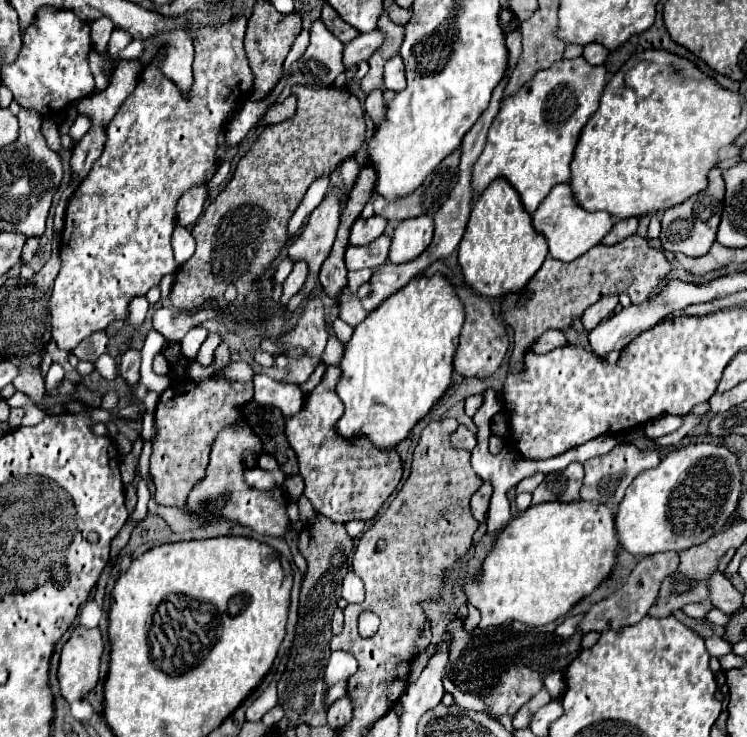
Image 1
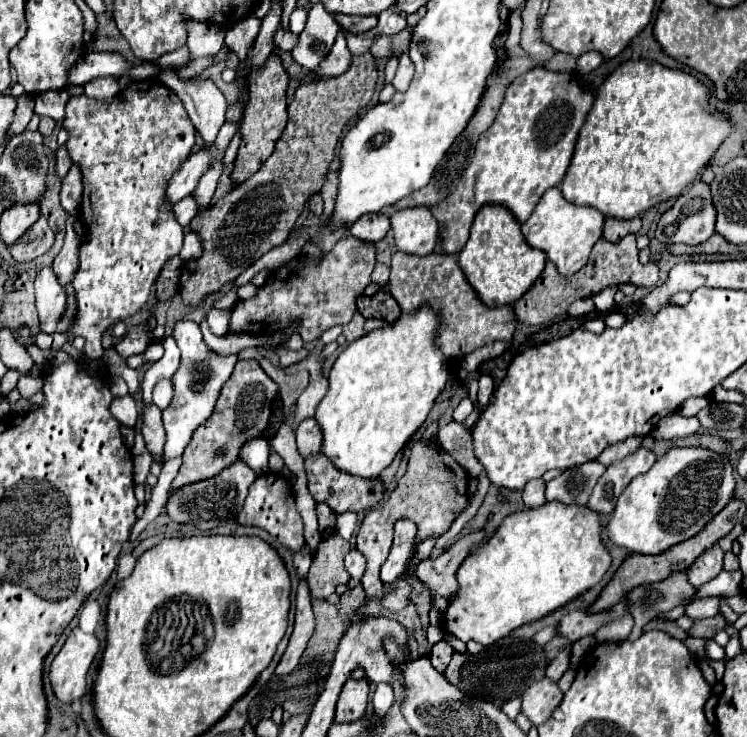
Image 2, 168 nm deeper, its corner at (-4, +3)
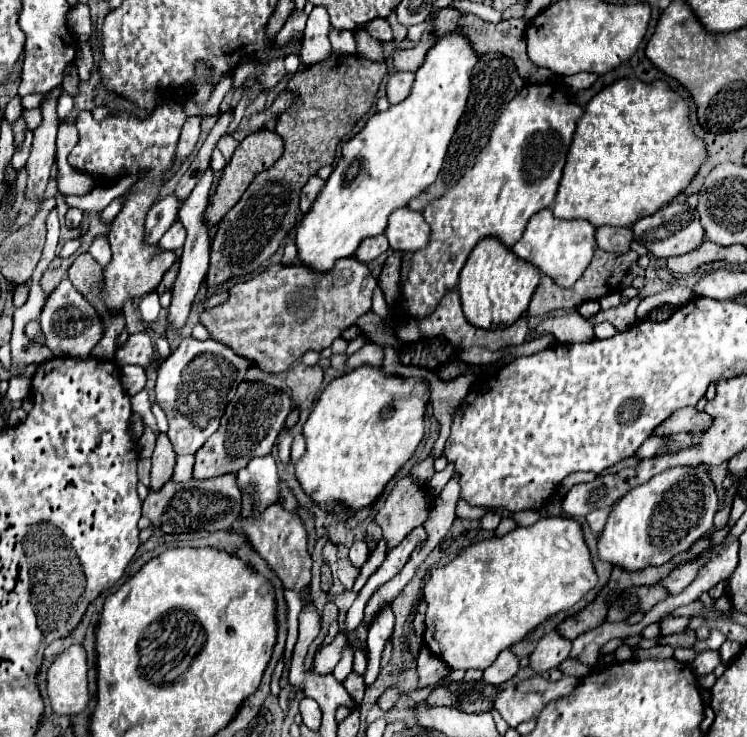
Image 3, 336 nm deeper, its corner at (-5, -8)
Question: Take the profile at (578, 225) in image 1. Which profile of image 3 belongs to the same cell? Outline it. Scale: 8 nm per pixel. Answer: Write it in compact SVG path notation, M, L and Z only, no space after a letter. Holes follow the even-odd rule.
M543 209L529 219L523 237L511 249L517 257L533 263L543 275L549 275L559 287L571 287L575 279L579 279L587 269L587 265L591 263L593 251L597 247L595 231L597 229L585 219L565 221L565 219L557 219L551 213L551 209Z

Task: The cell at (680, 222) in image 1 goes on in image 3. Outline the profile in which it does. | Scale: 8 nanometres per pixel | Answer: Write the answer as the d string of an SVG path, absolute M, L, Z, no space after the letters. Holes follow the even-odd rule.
M671 203L663 209L659 209L657 213L639 219L633 225L633 233L635 233L635 241L639 241L641 245L645 245L655 257L673 257L673 255L685 255L689 251L695 251L703 241L705 241L705 231L701 227L701 219L697 209L689 207L687 203ZM669 227L677 227L675 231L671 231L669 235Z

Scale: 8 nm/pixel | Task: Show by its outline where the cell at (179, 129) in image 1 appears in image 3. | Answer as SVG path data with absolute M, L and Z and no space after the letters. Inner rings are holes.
M165 103L147 119L139 119L127 111L115 111L103 121L95 121L93 113L87 109L77 115L75 125L79 129L79 143L69 153L69 165L103 181L105 187L117 185L125 177L137 177L137 181L123 195L119 195L119 199L123 199L123 207L113 219L109 231L113 257L107 267L103 267L103 287L99 297L113 315L121 313L127 301L137 301L151 293L159 285L163 273L177 261L175 251L161 251L159 243L147 243L145 217L167 183L165 173L173 169L185 119L187 115L179 103Z

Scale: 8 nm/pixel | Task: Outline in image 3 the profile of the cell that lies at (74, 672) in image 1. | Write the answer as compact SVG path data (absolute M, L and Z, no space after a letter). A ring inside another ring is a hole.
M71 645L55 657L47 671L47 693L59 715L77 715L87 709L87 655L83 645Z

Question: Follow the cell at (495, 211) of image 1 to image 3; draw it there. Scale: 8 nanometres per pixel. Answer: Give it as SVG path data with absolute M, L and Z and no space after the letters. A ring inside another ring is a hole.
M483 237L475 249L471 251L465 267L459 275L459 295L463 313L475 327L481 329L495 329L511 325L515 319L519 319L539 285L541 271L519 259L507 245L503 245L495 237Z

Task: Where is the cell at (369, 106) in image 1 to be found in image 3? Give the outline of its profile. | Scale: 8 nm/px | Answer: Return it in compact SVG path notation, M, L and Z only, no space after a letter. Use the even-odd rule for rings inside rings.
M429 35L429 39L425 43L421 41L413 49L397 49L393 53L395 71L411 71L411 73L415 73L419 69L419 63L423 63L423 55L427 53L427 47L431 47L431 39L435 39L435 35Z

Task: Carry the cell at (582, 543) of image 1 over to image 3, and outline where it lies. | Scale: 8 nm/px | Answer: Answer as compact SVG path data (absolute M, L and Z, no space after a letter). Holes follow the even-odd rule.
M565 515L543 517L529 527L517 527L503 537L493 537L463 549L449 565L433 567L425 583L429 603L425 617L425 643L451 669L485 669L503 649L519 643L529 631L549 617L571 609L599 583L581 525Z

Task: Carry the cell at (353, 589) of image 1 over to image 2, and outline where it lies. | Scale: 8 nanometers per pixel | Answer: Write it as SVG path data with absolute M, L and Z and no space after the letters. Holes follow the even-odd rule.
M352 548L346 554L346 570L350 572L352 578L362 578L364 568L366 568L366 558L362 556L362 552L358 552L356 548Z

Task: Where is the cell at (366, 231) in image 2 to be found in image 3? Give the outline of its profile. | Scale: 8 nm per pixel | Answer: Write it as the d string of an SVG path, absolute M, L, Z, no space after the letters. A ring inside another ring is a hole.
M379 235L379 237L367 237L361 241L361 245L357 247L355 251L355 257L363 263L369 263L373 259L377 259L381 253L385 253L389 249L389 243L387 243L387 237L385 235Z

